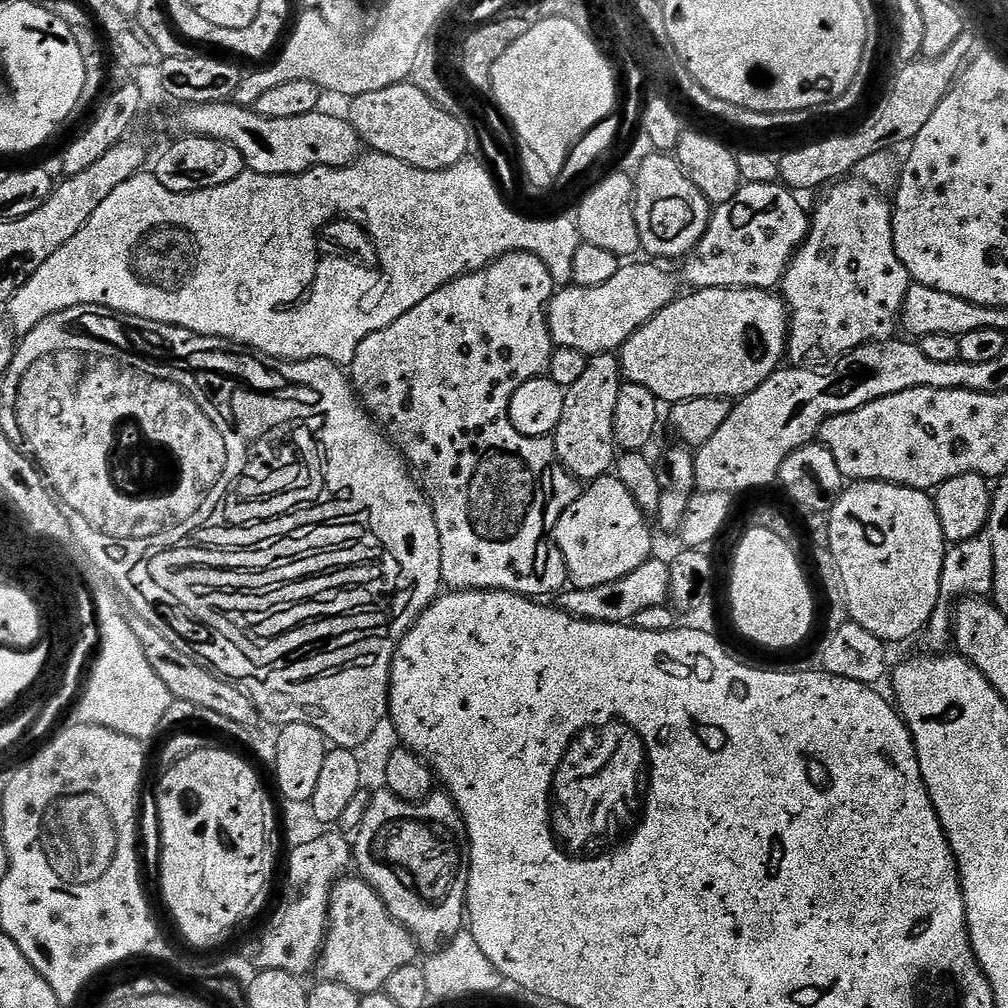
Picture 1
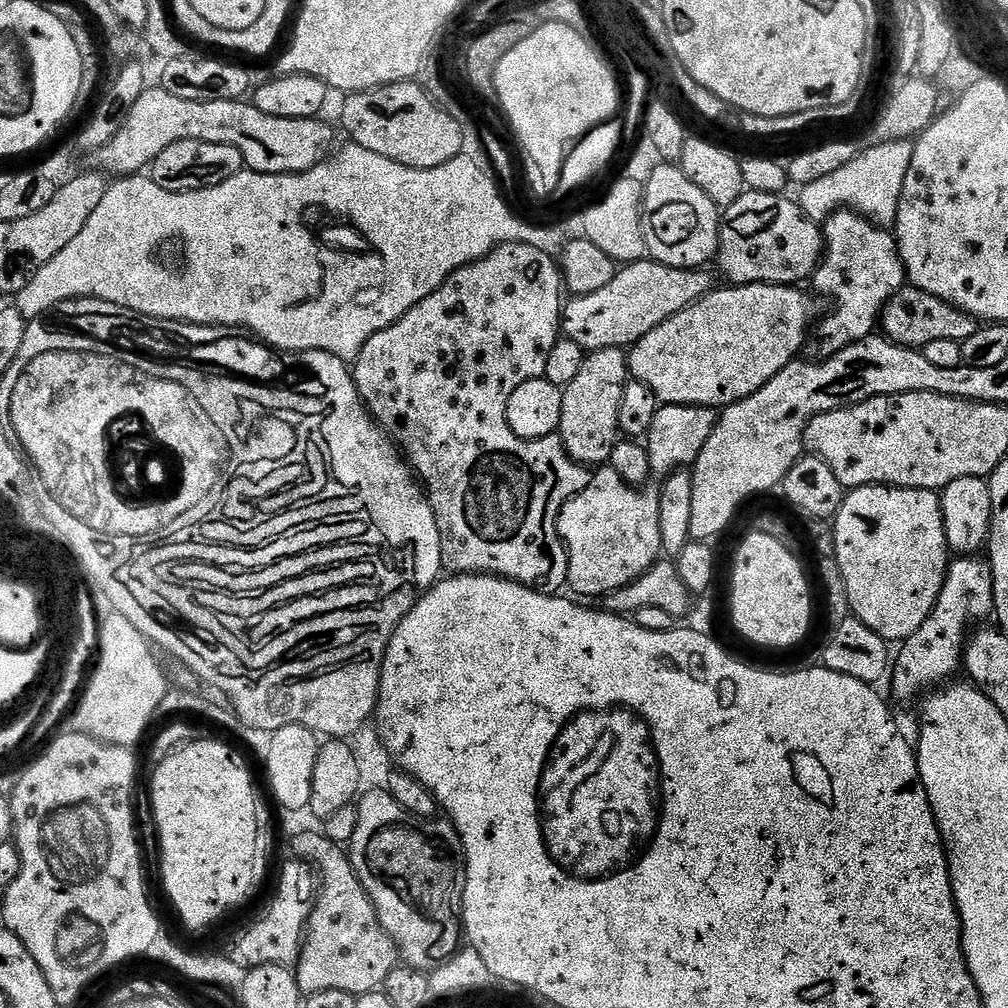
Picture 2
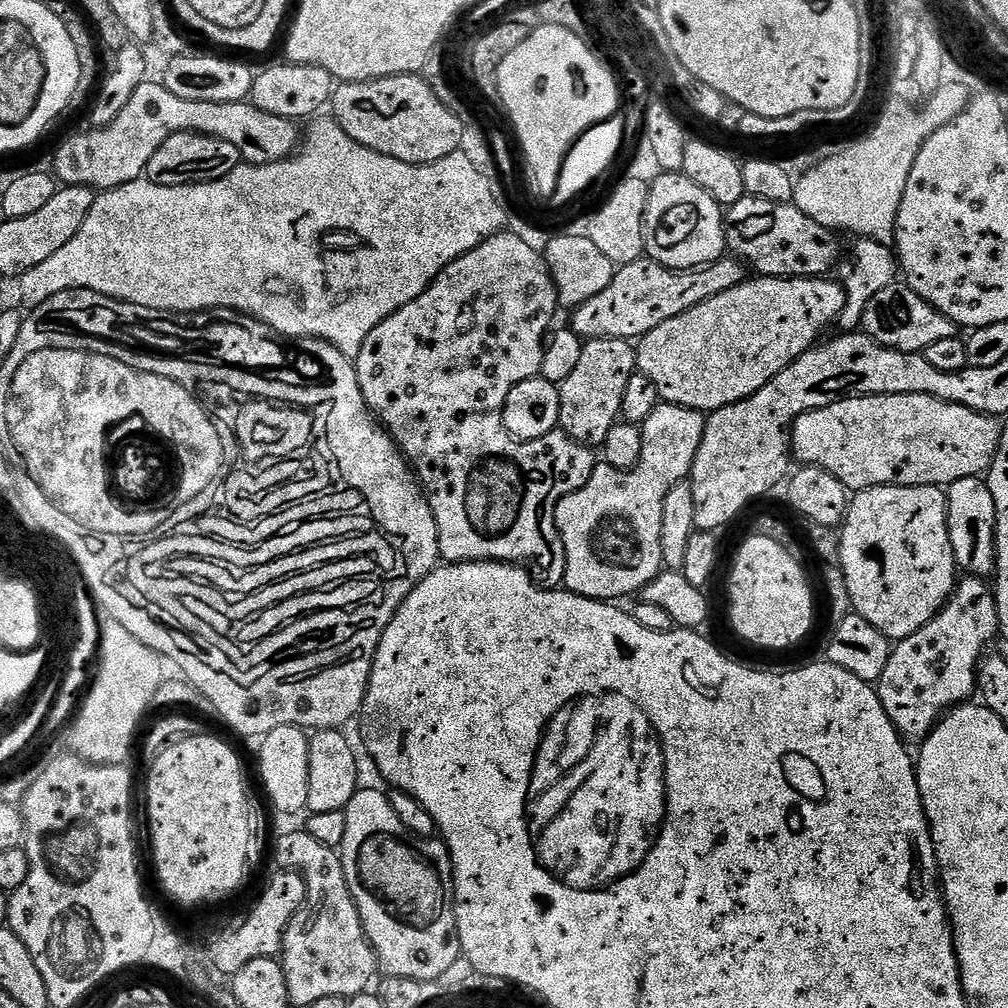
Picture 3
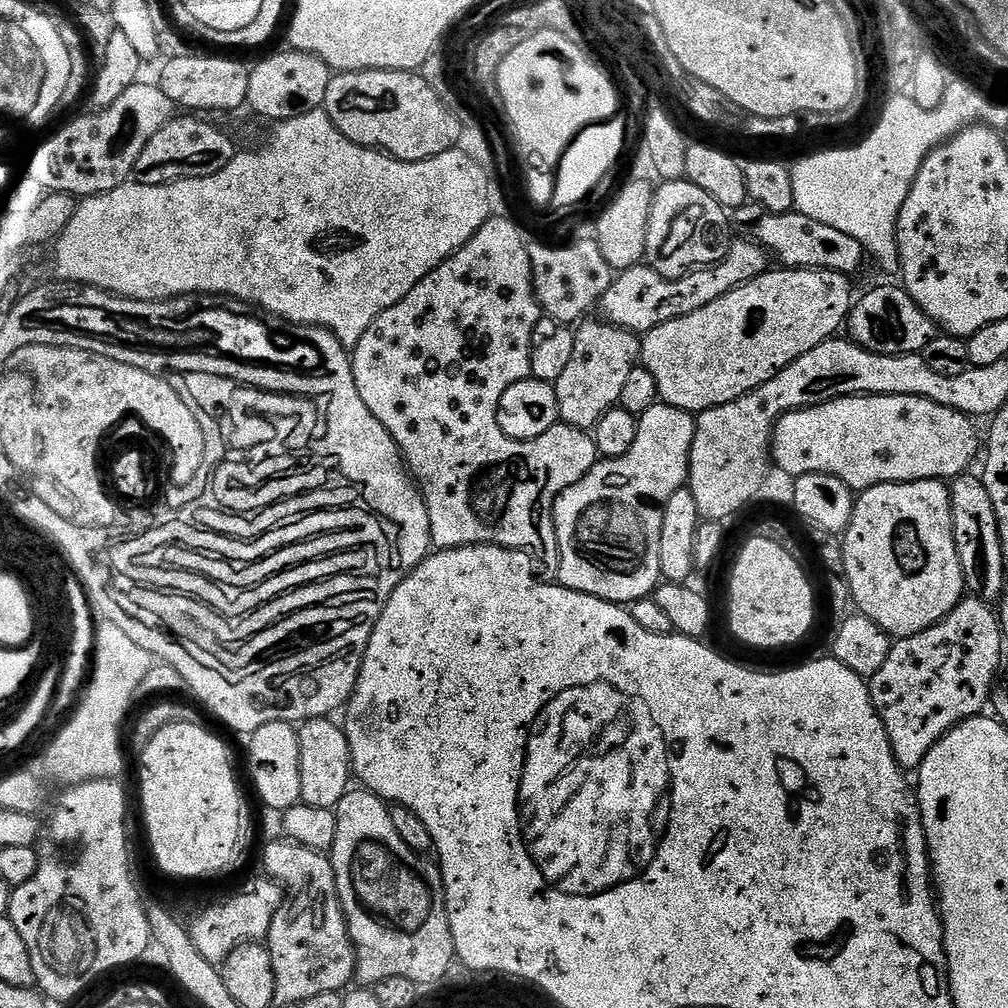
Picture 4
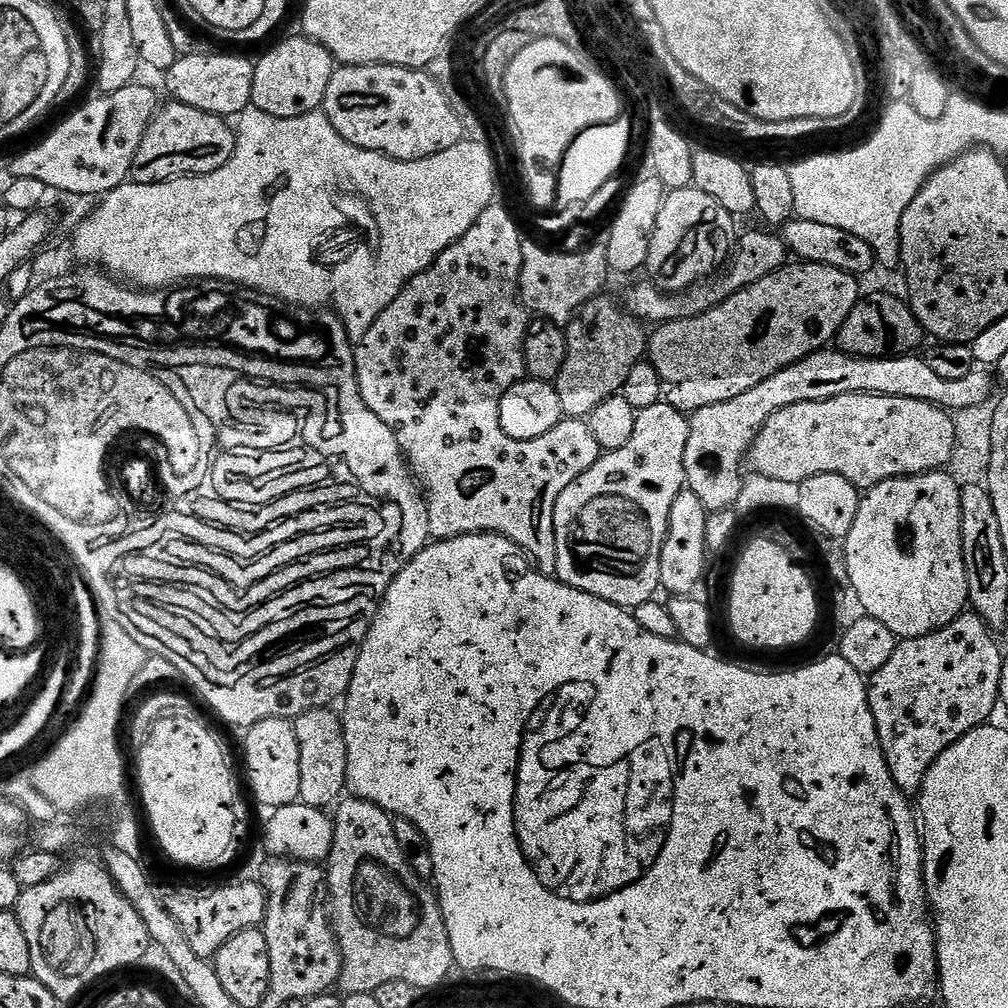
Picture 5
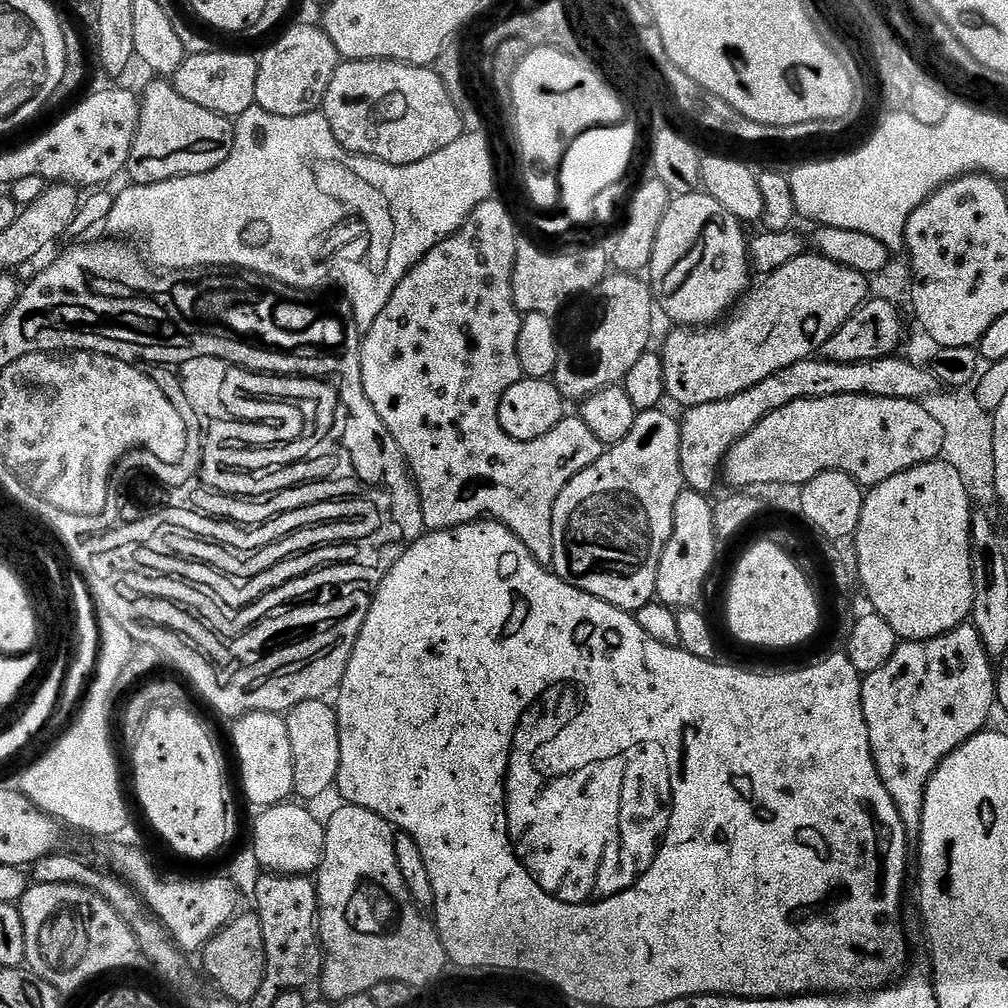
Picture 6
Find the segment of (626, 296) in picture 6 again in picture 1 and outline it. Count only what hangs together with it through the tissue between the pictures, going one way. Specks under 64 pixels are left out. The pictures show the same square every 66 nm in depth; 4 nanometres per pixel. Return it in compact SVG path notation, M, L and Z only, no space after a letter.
M605 354L591 357L586 370L582 370L582 378L565 391L562 418L550 439L560 467L577 481L591 482L613 471L618 455L614 438L614 406L618 404L621 387L617 357Z

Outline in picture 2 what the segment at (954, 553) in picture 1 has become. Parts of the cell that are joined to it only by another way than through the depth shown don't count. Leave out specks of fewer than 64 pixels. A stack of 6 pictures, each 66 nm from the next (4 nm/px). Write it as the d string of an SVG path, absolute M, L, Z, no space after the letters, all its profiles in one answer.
M976 554L957 555L949 563L938 602L934 602L934 610L930 610L930 618L926 618L926 622L922 622L922 626L918 626L918 630L914 630L914 634L910 634L899 645L900 653L897 656L895 653L890 668L890 681L892 680L892 692L898 699L912 700L923 688L935 689L951 681L956 671L961 671L964 645L967 644L970 633L981 622L987 621L984 620L987 616L989 619L993 615L993 590L992 567L988 565L987 559Z

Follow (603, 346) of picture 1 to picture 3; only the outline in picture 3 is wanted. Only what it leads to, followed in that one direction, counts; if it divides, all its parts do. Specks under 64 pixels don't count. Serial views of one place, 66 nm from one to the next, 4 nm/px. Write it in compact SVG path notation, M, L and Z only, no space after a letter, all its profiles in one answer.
M731 254L703 268L679 270L662 266L656 260L641 258L619 267L602 294L594 294L590 302L575 309L571 313L570 327L583 341L618 338L636 342L650 334L650 330L662 326L662 322L670 322L670 318L678 318L678 314L686 314L694 310L694 306L718 294L726 294L726 290L734 290L734 286L743 284L745 279L745 265Z

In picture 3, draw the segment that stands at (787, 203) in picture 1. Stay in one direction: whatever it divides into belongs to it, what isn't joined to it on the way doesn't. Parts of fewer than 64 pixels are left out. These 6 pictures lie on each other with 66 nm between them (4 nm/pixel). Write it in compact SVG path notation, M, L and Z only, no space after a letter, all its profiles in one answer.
M745 194L741 200L730 205L724 212L724 238L726 248L737 260L743 262L749 269L752 268L757 277L781 276L793 280L796 276L827 277L828 272L840 260L841 237L835 231L802 214L795 203L779 204L767 201L766 198L754 197Z

